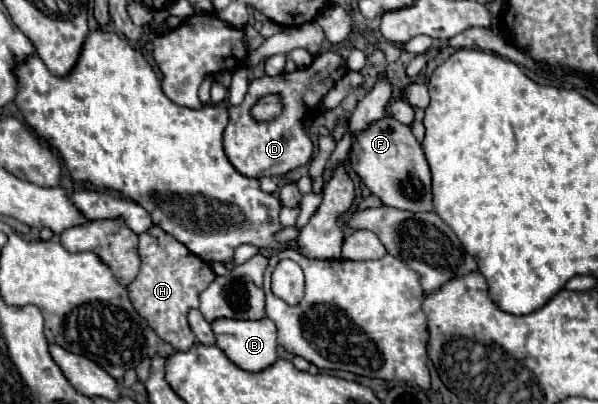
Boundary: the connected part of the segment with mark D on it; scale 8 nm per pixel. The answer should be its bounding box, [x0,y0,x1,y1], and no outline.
[224,51,346,179]

